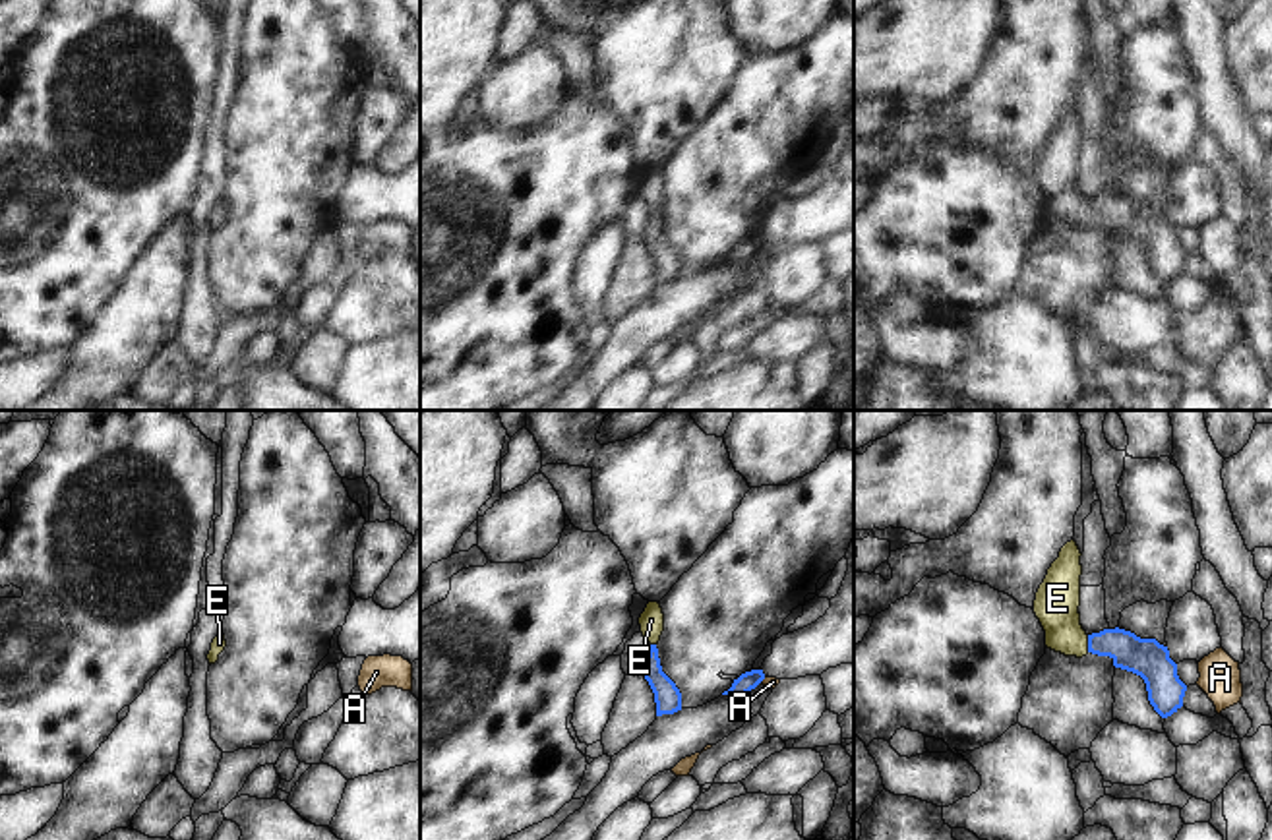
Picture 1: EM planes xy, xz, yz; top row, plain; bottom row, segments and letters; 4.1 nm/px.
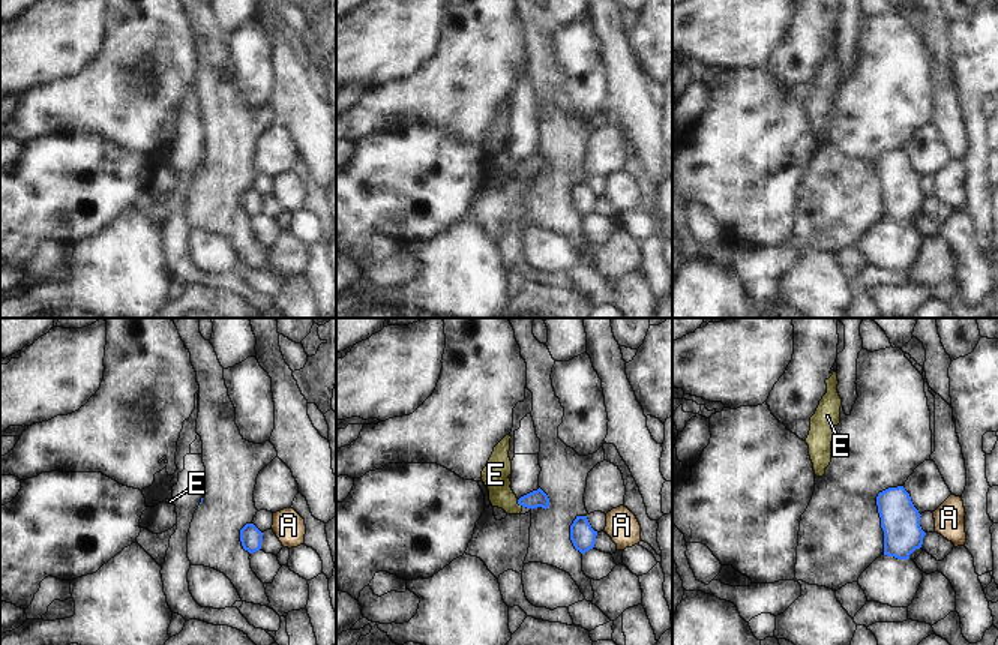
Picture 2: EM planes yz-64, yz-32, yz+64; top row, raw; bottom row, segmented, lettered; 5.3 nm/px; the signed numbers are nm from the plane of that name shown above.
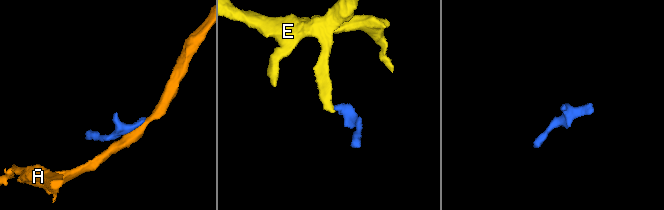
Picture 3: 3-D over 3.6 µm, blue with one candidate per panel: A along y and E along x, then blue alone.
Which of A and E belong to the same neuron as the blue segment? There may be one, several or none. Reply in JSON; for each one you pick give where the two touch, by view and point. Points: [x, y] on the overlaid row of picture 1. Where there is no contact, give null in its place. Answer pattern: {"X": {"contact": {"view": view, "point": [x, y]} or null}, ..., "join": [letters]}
{"E": {"contact": {"view": "yz", "point": [1089, 643]}}, "join": ["E"]}

